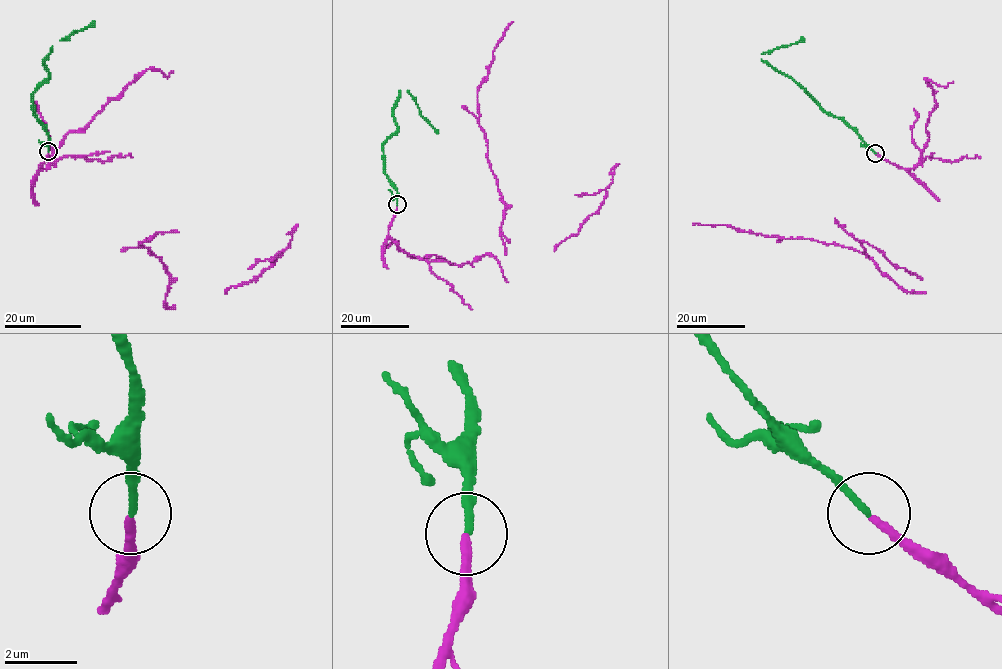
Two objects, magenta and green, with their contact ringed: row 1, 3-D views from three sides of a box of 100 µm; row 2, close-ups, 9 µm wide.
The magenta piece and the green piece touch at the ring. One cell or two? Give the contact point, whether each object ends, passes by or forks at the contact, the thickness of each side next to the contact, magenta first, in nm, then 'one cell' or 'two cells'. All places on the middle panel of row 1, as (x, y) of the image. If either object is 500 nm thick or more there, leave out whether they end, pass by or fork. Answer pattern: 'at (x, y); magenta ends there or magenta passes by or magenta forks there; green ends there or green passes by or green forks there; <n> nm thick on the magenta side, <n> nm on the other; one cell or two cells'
at (397, 204); magenta ends there; green ends there; 220 nm thick on the magenta side, 190 nm on the other; one cell

